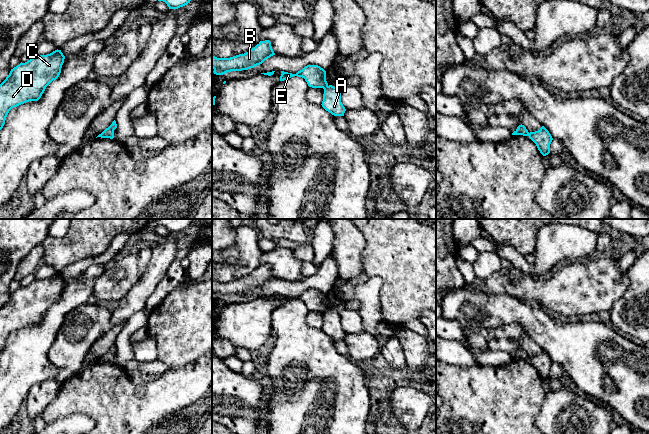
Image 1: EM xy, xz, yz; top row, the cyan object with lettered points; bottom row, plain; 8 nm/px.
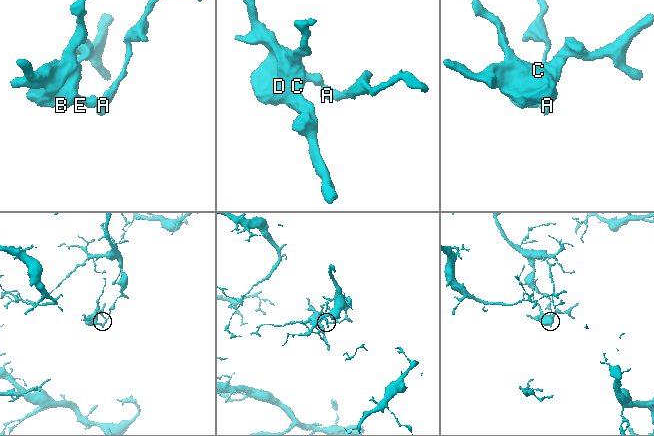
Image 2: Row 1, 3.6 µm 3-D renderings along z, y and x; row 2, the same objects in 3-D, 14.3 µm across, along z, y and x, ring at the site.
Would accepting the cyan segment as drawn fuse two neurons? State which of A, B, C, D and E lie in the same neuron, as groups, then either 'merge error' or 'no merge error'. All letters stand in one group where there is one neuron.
groups A / B C D E; merge error

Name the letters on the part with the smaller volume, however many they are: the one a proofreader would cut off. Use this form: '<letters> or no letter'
B, C, D, E

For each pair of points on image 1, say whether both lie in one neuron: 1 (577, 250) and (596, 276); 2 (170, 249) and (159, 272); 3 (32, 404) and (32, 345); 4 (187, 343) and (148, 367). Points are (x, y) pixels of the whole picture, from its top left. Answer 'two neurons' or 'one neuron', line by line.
1: two neurons
2: one neuron
3: two neurons
4: two neurons

